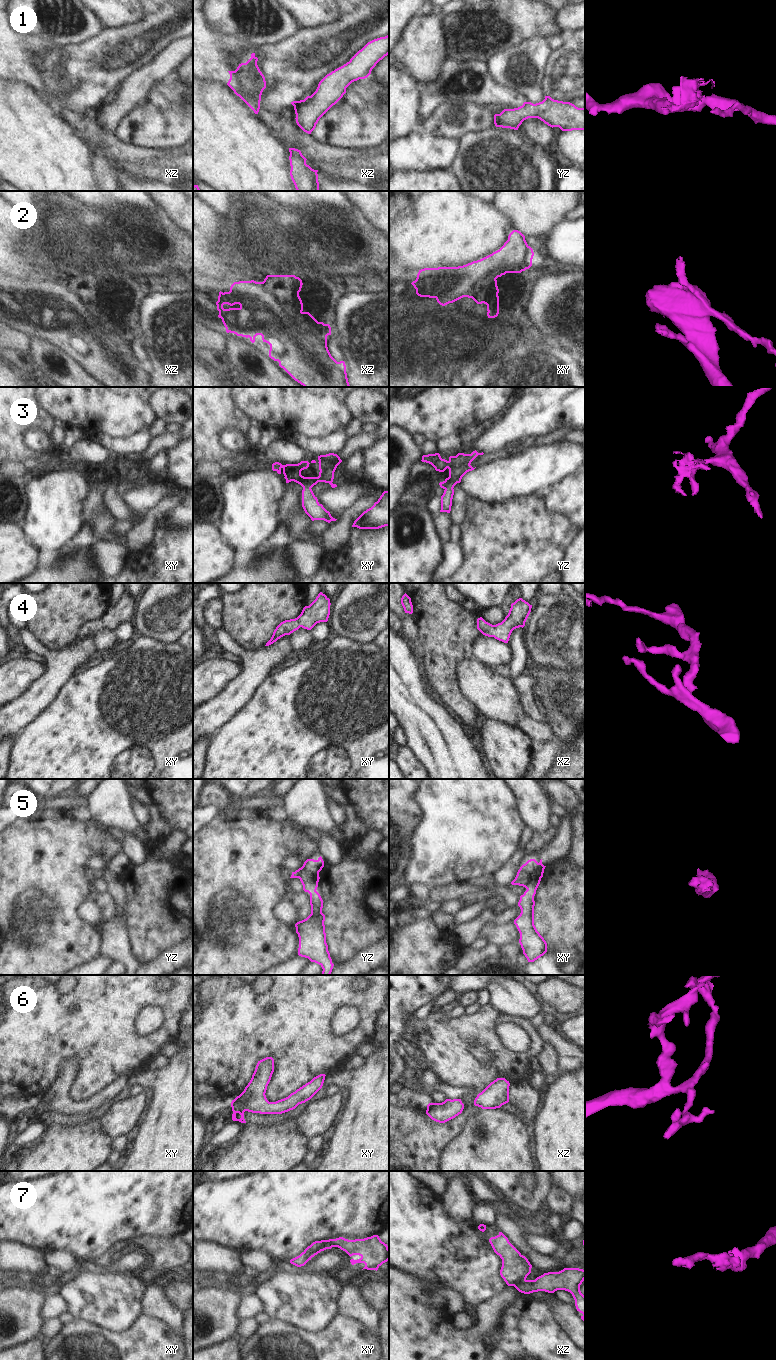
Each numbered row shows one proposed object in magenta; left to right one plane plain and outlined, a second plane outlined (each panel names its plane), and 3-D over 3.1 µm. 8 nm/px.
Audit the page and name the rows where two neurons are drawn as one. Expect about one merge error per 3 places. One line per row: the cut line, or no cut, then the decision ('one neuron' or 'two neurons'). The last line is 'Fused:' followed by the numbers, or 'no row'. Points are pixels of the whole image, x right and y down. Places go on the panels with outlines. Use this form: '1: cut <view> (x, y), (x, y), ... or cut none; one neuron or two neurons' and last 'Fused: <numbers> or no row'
1: cut yz (498, 114), (500, 126); two neurons
2: cut none; one neuron
3: cut none; one neuron
4: cut none; one neuron
5: cut none; one neuron
6: cut none; one neuron
7: cut xz (525, 1278), (513, 1285); two neurons
Fused: 1, 7

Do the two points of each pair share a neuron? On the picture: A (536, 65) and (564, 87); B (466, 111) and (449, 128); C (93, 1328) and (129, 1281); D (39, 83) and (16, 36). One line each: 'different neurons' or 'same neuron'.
A: different neurons
B: same neuron
C: different neurons
D: same neuron

